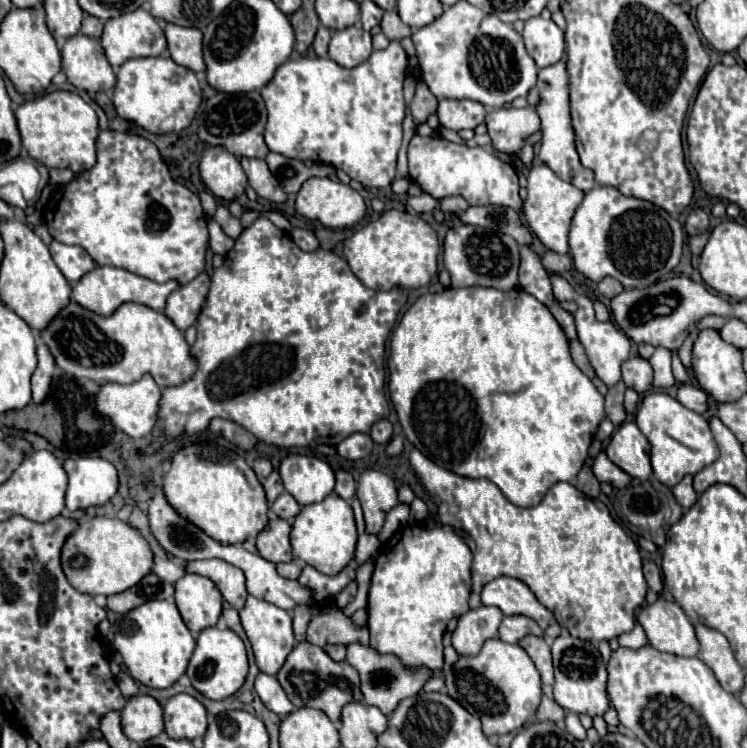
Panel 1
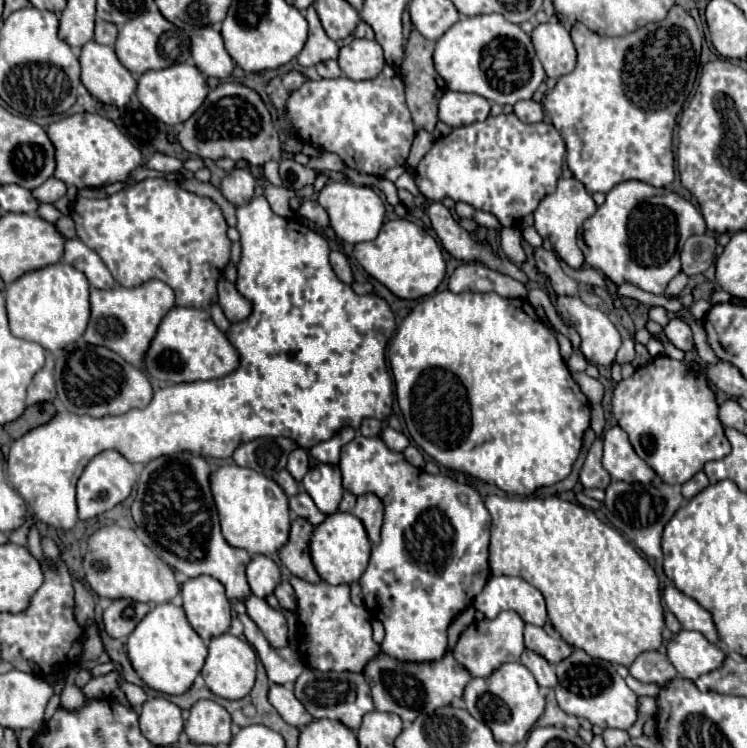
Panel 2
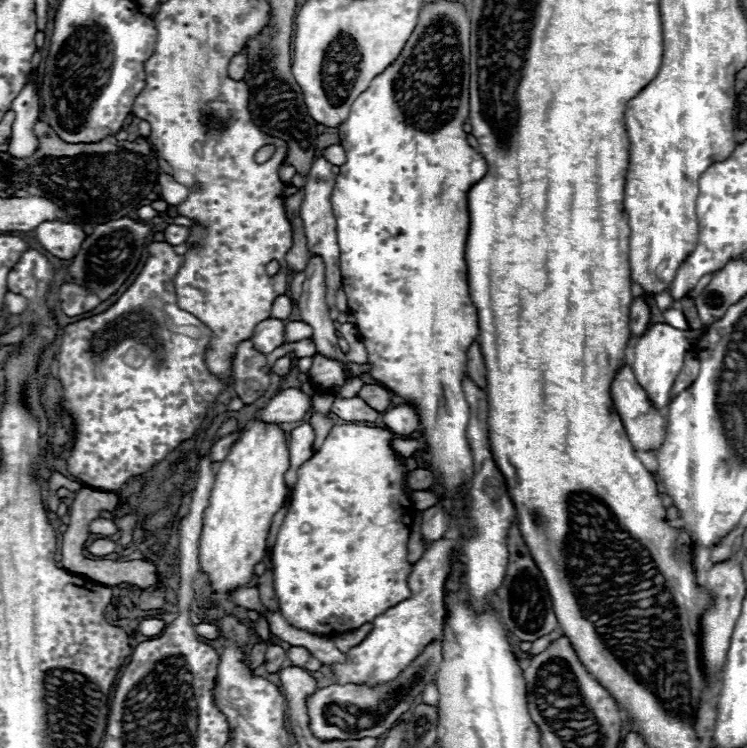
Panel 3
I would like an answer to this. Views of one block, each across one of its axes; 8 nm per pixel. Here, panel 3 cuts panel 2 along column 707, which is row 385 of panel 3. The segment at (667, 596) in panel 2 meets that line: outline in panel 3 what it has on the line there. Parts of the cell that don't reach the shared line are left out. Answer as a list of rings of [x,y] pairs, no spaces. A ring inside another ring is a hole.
[[[624,364],[612,384],[610,384],[610,396],[612,396],[612,402],[614,402],[614,410],[618,412],[622,424],[624,424],[624,430],[626,430],[626,436],[630,440],[630,444],[636,448],[636,450],[648,450],[648,448],[658,448],[664,440],[664,434],[666,434],[666,420],[660,416],[660,412],[656,412],[646,396],[646,392],[642,392],[642,388],[638,388],[638,382],[634,380],[634,374],[632,374],[632,368],[628,364]]]

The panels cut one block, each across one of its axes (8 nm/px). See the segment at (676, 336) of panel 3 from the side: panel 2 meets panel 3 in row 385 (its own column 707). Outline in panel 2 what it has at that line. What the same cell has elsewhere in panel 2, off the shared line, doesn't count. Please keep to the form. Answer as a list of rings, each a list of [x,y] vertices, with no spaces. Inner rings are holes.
[[[680,630],[668,644],[668,658],[682,678],[696,680],[724,666],[726,652],[718,644],[708,642],[700,632]]]

